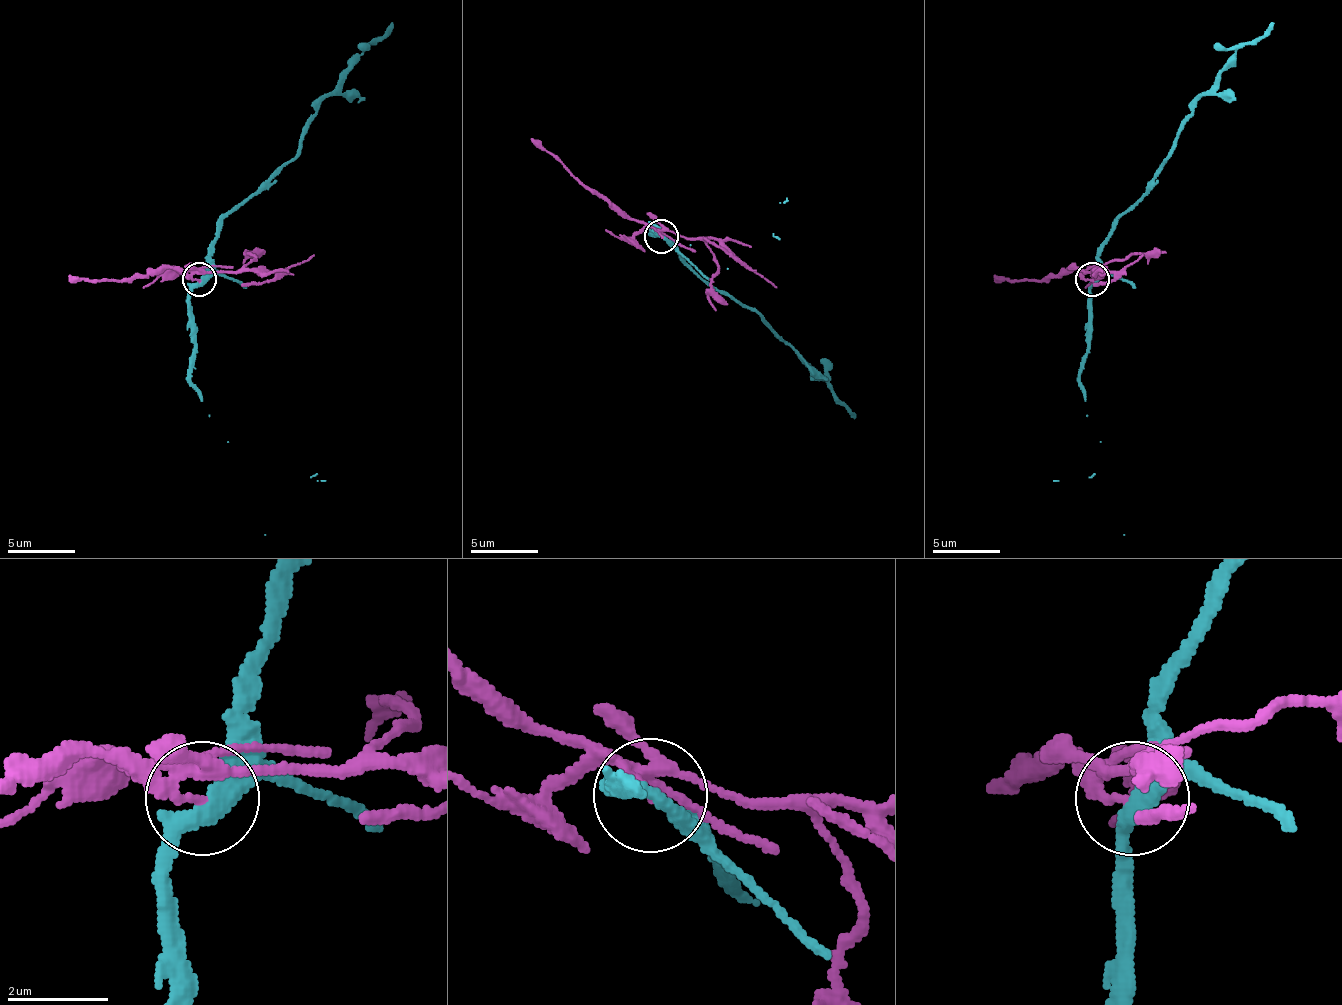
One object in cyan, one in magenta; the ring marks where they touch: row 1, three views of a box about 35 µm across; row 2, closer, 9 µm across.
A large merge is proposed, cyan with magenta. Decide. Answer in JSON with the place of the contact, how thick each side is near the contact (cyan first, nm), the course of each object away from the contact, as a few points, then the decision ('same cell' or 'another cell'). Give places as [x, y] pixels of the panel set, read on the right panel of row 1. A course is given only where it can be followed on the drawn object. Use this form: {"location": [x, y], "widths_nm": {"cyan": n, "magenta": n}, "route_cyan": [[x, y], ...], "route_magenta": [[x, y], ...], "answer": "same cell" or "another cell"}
{"location": [1092, 279], "widths_nm": {"cyan": 360, "magenta": 160}, "route_cyan": [[1091, 279], [1111, 224], [1172, 153], [1182, 120], [1213, 86], [1216, 72], [1273, 22]], "route_magenta": [[1091, 279], [1077, 268], [1050, 279], [993, 275]], "answer": "another cell"}

